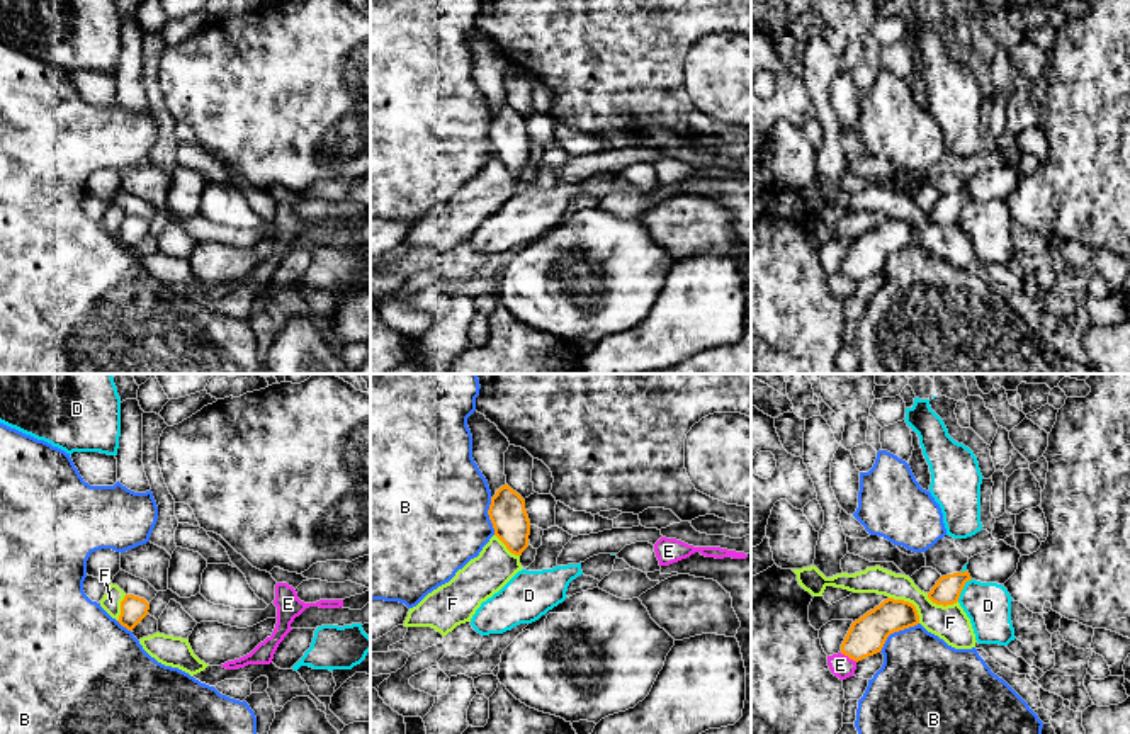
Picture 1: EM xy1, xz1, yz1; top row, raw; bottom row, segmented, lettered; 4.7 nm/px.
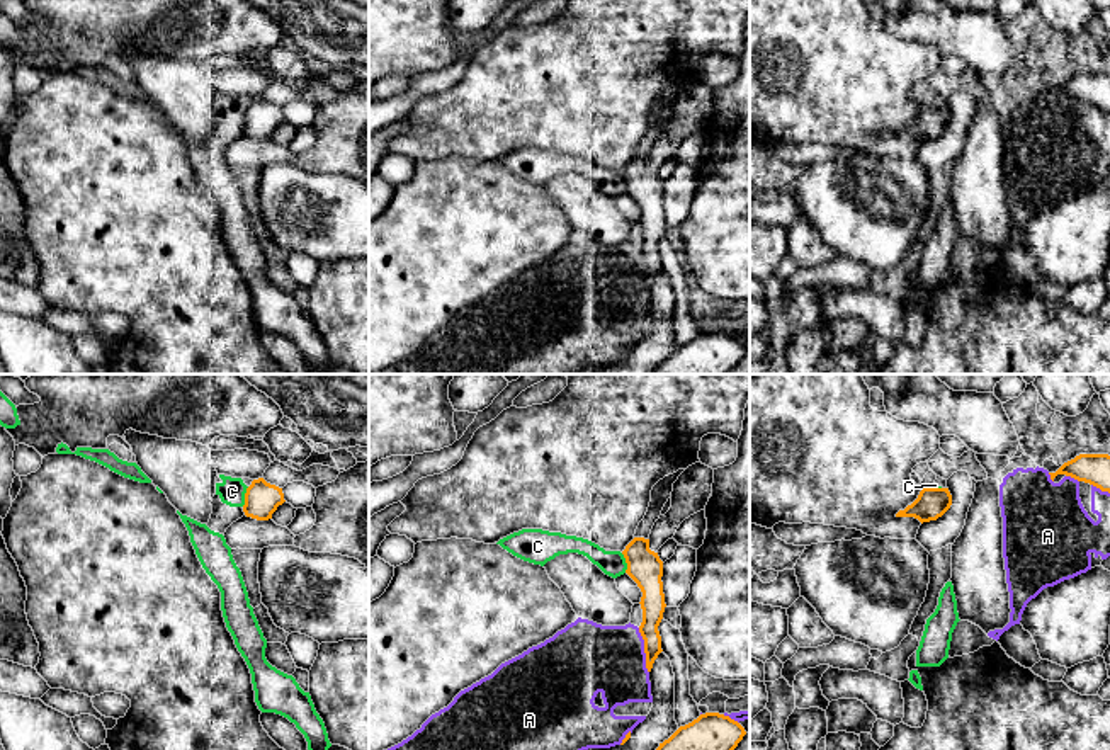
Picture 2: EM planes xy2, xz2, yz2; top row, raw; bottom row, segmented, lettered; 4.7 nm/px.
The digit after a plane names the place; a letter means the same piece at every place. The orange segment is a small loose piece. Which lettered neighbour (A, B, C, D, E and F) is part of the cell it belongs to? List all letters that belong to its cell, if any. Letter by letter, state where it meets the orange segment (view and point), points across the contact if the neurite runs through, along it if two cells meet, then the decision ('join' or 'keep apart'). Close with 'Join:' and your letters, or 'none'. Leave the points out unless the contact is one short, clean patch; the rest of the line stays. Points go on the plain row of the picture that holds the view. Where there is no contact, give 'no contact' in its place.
A: contact xz2 (645, 269); keep apart
B: contact yz1 (896, 250); keep apart
C: contact xy2 (245, 116); border xy2 (249, 106), (242, 124); keep apart
D: contact yz1 (962, 208); keep apart
E: contact yz1 (848, 276); keep apart
F: contact yz1 (908, 221); border yz1 (889, 216), (908, 220), (915, 226), (920, 242); keep apart
Join: none

